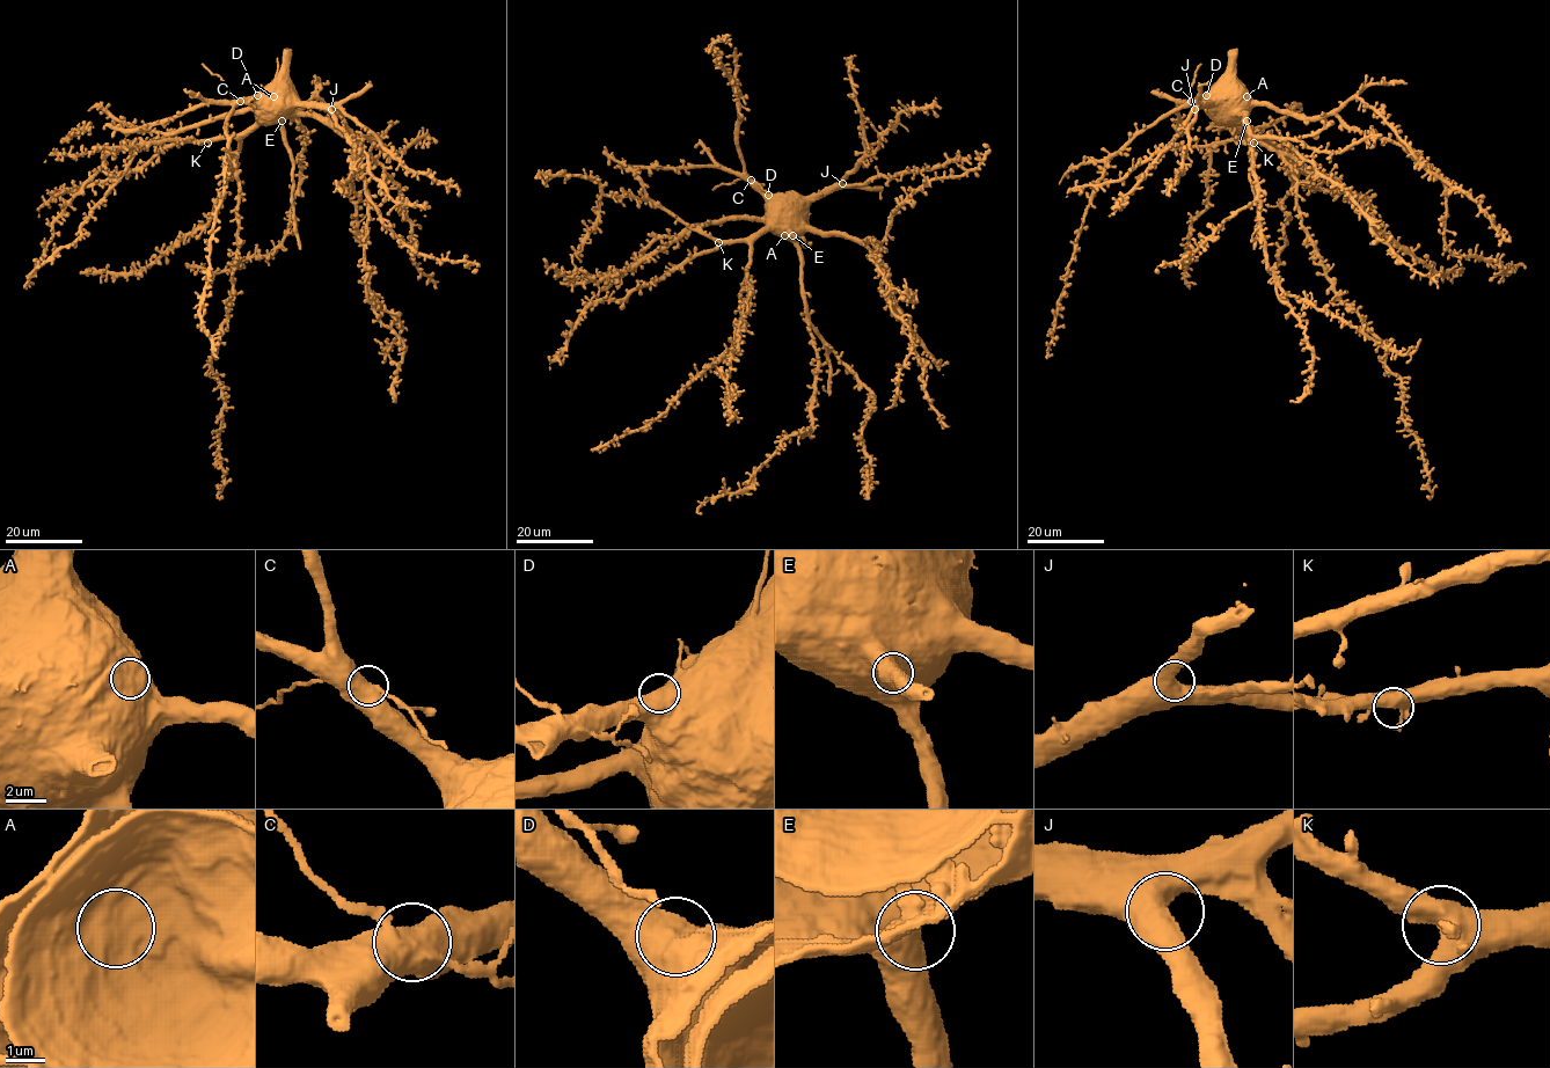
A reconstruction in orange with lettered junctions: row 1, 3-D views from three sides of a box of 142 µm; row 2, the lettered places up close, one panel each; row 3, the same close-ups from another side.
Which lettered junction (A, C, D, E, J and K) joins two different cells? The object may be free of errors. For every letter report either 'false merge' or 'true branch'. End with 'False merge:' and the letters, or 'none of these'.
A: true branch
C: true branch
D: true branch
E: true branch
J: true branch
K: true branch
False merge: none of these

